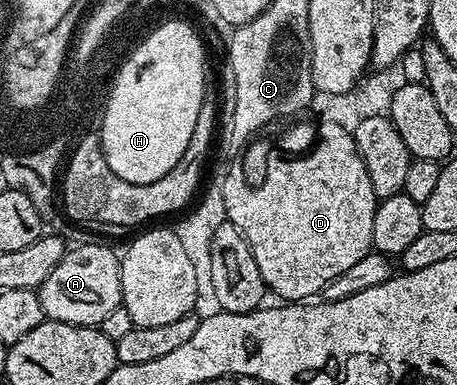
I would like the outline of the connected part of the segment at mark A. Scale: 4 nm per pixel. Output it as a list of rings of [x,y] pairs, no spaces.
[[[102,244],[71,247],[56,270],[44,278],[36,291],[46,319],[65,324],[101,326],[112,310],[122,307],[122,261],[119,253]]]

